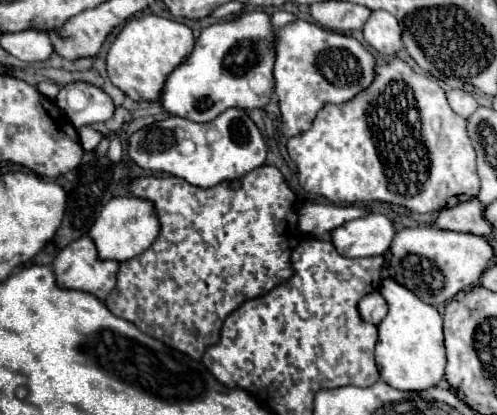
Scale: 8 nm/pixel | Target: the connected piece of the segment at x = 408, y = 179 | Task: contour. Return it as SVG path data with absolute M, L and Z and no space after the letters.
M398 59L378 65L374 83L352 101L324 105L306 133L288 139L288 155L298 165L298 179L306 191L344 205L384 201L408 207L414 213L430 213L470 201L480 191L476 153L472 141L468 141L466 121L450 109L436 79L414 73Z

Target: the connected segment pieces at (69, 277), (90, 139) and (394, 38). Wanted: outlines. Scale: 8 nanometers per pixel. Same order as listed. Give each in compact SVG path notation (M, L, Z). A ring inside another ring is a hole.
M80 237L78 241L72 241L72 245L64 247L56 255L52 267L54 267L54 275L56 275L58 287L86 291L86 293L92 293L94 297L98 297L100 301L104 301L108 297L108 293L116 285L118 263L116 261L100 261L98 255L96 255L96 247L94 247L94 243L92 243L90 237Z
M82 127L82 129L78 131L78 137L80 137L82 147L84 147L86 151L92 151L92 149L94 149L94 147L100 143L100 139L102 139L104 135L96 133L92 127Z
M372 11L368 23L364 25L364 39L380 55L396 55L404 43L400 41L400 25L388 11Z

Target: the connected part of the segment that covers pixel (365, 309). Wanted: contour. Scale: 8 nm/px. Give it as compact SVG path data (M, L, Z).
M372 291L372 293L368 293L368 297L364 297L360 301L358 311L360 311L362 319L378 325L388 313L388 303L384 301L384 297L378 291Z

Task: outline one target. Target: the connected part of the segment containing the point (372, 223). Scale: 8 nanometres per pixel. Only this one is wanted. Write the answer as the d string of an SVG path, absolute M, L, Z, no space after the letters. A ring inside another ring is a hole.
M380 213L344 223L332 231L332 243L344 257L372 257L386 255L396 229L392 221Z

